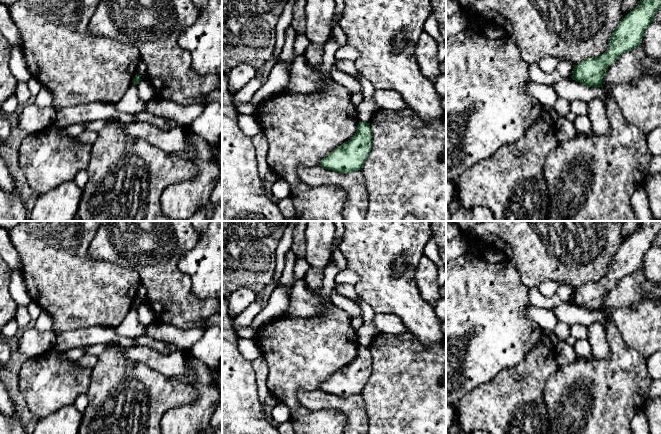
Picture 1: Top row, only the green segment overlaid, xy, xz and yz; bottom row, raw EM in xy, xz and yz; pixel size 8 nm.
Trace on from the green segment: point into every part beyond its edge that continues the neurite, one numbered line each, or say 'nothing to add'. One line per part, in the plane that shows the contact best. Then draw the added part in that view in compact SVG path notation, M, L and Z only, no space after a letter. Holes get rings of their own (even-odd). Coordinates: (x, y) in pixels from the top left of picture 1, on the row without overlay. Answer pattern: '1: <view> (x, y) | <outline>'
nothing to add

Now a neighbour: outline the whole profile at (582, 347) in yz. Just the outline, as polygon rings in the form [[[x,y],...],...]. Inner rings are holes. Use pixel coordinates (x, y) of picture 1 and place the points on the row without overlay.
[[[581,339],[576,340],[575,345],[573,346],[577,357],[592,357],[592,350],[588,340]]]

